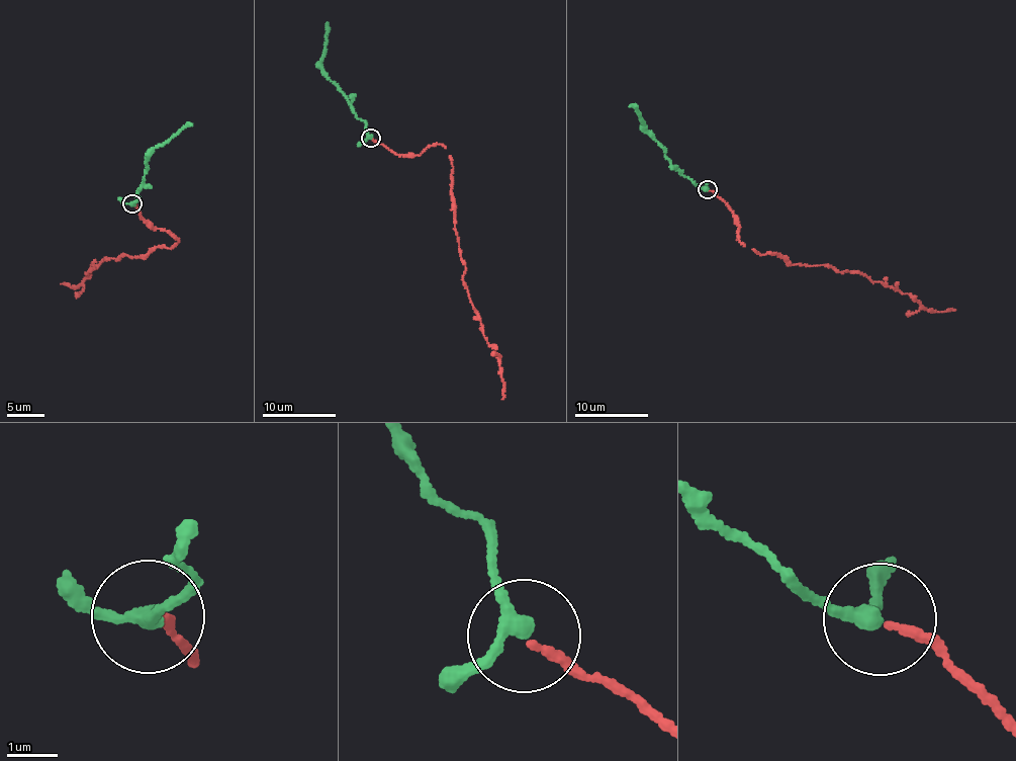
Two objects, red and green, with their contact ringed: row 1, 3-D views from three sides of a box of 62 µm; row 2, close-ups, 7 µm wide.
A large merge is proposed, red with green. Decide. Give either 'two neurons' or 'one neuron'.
one neuron

